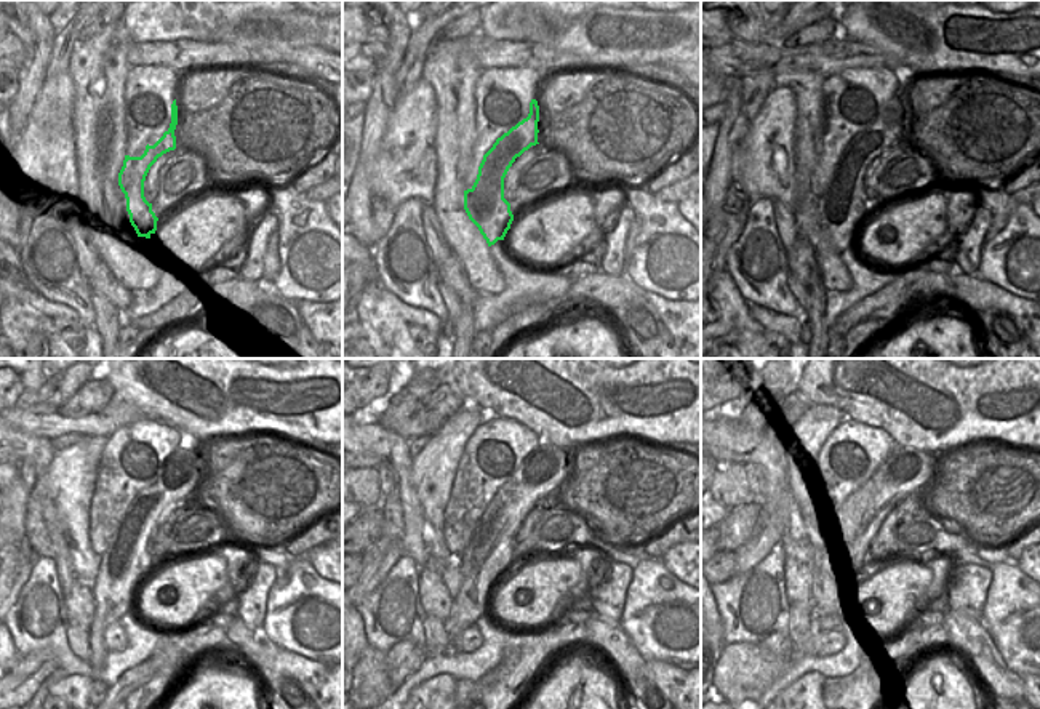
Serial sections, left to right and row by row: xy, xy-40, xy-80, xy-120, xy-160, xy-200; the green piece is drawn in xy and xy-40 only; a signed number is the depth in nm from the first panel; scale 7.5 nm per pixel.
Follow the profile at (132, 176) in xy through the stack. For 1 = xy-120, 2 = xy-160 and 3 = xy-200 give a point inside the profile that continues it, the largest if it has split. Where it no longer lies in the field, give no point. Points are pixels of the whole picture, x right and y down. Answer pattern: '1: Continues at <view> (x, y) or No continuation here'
1: Continues at xy-120 (127, 564)
2: Continues at xy-160 (488, 556)
3: Continues at xy-200 (845, 552)

